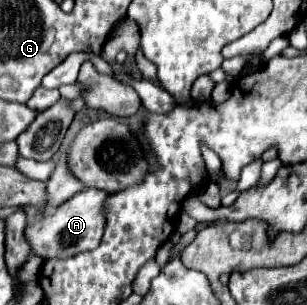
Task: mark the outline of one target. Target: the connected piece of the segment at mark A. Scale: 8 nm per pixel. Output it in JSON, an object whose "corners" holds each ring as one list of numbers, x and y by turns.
{"corners":[[83,189,81,193,71,197,67,203,59,205,59,209,51,217,39,219,33,225,29,225,27,227,27,241,33,249,33,253,43,259,51,259,51,257,65,259,65,257,77,255,81,251,95,249,101,243,105,223,107,223,105,215,103,215,107,199,109,199,107,191]]}

